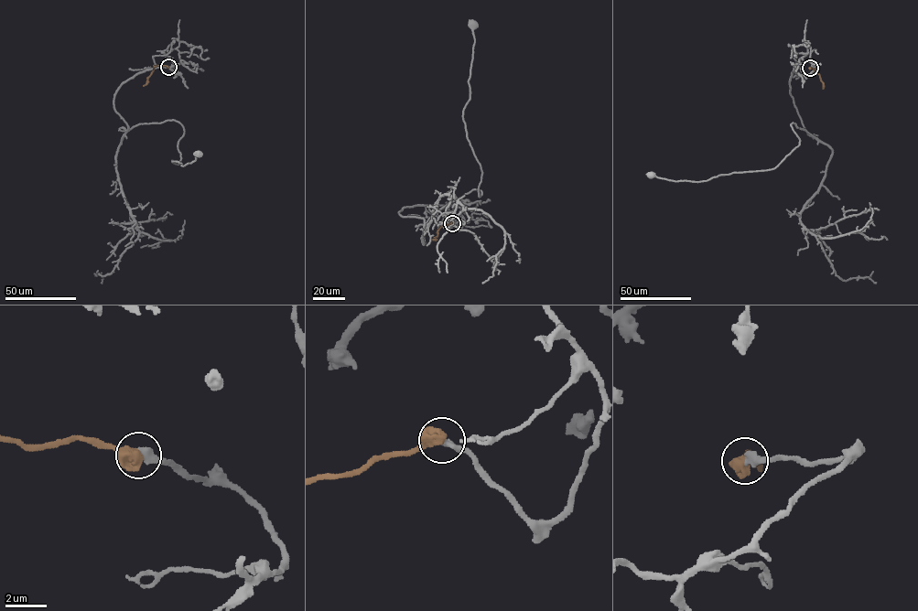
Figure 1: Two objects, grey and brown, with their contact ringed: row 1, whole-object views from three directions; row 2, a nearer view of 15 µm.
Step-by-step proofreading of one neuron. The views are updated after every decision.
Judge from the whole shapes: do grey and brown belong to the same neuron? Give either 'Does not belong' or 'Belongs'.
Belongs

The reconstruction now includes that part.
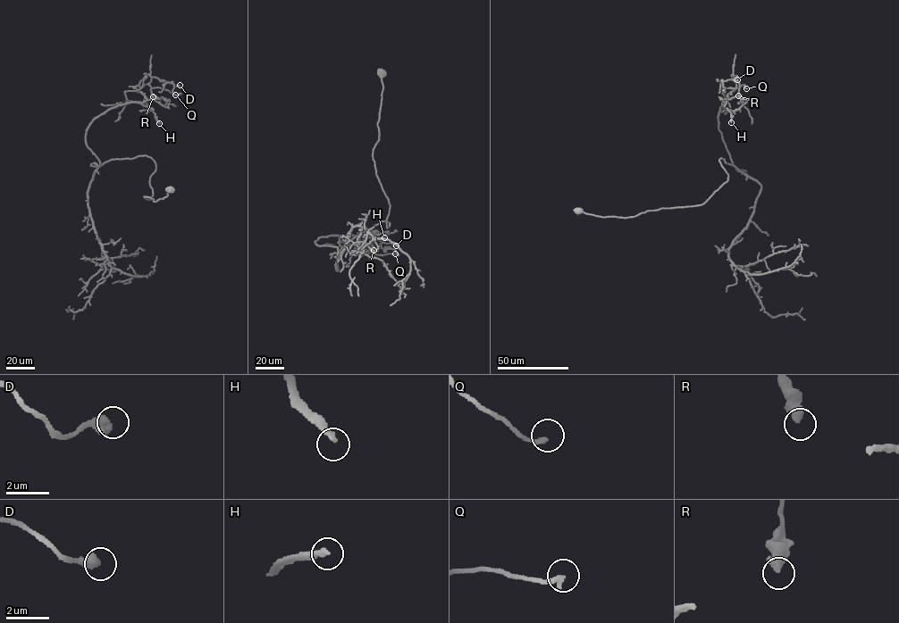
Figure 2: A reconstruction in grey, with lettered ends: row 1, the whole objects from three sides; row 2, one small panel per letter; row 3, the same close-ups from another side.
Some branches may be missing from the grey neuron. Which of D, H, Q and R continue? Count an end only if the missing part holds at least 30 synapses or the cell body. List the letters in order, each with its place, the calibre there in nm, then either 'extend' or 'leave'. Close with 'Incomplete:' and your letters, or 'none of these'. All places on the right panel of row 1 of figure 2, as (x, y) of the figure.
D: (737, 79) | 480 nm | leave
H: (731, 122) | 240 nm | extend
Q: (746, 88) | 220 nm | leave
R: (738, 95) | 400 nm | leave
Incomplete: H

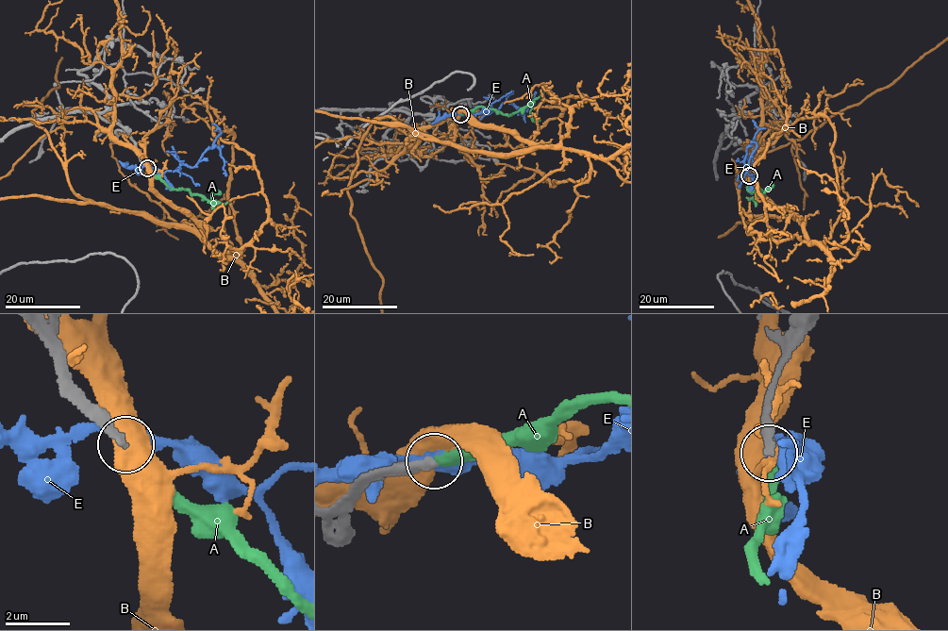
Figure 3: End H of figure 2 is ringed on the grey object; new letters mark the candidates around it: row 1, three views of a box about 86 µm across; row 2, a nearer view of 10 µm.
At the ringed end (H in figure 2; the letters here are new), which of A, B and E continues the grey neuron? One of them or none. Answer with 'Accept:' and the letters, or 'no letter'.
Accept: A

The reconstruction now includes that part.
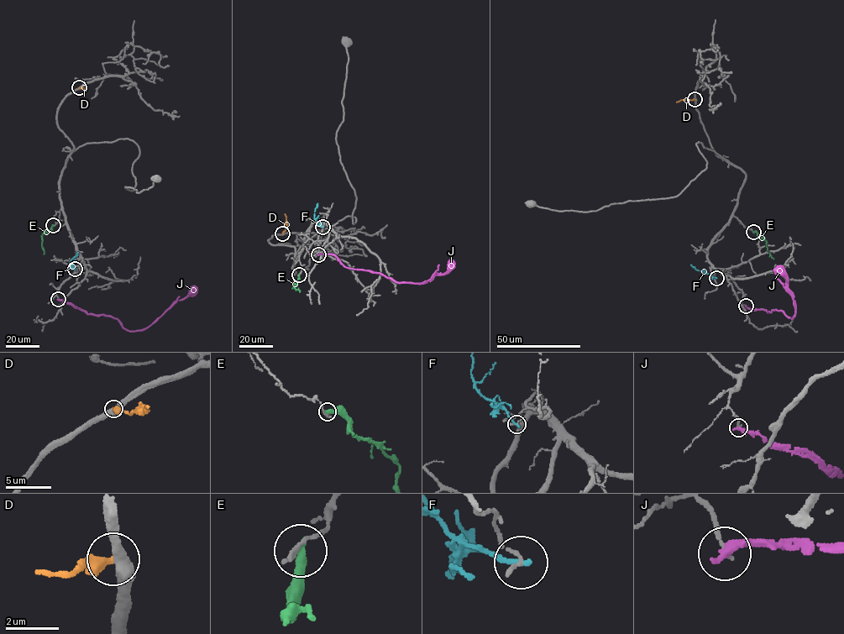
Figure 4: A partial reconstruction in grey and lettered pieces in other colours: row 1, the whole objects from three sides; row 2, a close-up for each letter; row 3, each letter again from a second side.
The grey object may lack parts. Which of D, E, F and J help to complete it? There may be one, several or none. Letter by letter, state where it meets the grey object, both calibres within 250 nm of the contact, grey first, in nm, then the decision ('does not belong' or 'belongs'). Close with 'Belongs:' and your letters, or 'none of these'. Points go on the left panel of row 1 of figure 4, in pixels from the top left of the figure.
D: contact (79, 87); calibres 500 and 360 nm; does not belong
E: contact (53, 225); calibres 200 and 400 nm; does not belong
F: contact (75, 269); calibres 150 and 190 nm; does not belong
J: contact (58, 299); calibres 140 and 360 nm; does not belong
Belongs: none of these

